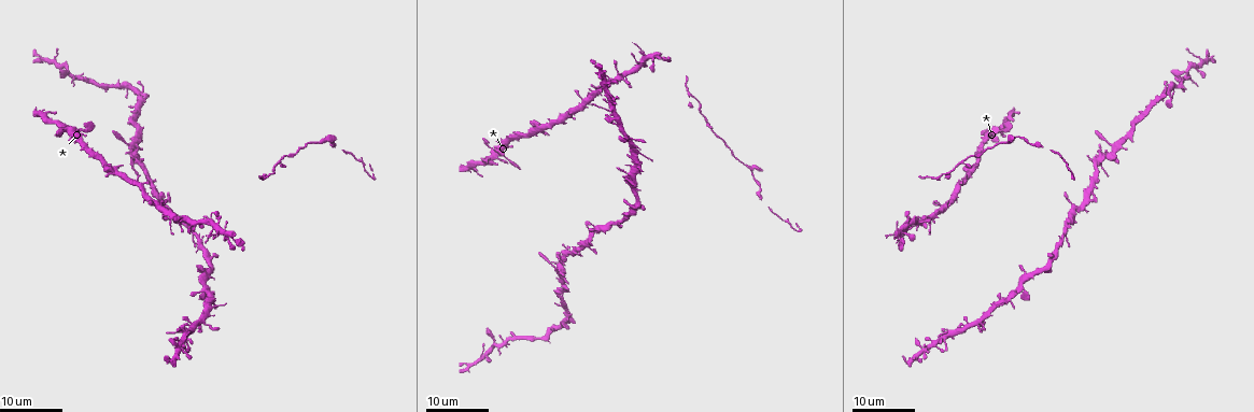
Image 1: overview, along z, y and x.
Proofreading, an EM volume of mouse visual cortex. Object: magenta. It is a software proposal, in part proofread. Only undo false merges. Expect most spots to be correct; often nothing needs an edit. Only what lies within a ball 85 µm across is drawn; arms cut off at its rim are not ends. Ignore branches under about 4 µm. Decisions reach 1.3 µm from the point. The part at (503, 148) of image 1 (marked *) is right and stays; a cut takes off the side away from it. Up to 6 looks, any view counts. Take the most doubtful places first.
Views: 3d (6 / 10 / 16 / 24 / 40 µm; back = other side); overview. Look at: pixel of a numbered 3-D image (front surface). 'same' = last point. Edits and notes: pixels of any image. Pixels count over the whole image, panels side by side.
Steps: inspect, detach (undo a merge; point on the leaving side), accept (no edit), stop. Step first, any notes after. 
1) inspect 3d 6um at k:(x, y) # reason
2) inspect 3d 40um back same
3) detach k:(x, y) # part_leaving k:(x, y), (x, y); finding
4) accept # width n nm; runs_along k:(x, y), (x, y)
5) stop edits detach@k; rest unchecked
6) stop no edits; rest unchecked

inspect 3d 16um at 1:(947, 333) # a narrow waist

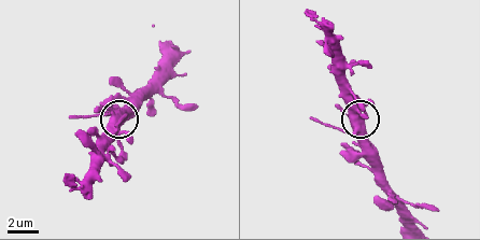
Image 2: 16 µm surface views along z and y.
inspect 3d 6um same

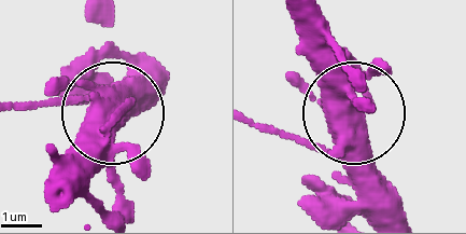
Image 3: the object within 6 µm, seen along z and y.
accept # all the same cell

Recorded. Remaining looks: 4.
inspect 3d 24um at 1:(495, 159)

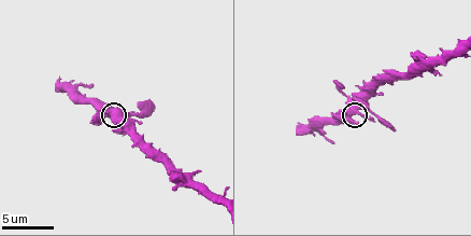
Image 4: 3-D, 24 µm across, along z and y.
inspect 3d 10um at 4:(358, 113) # zoom in

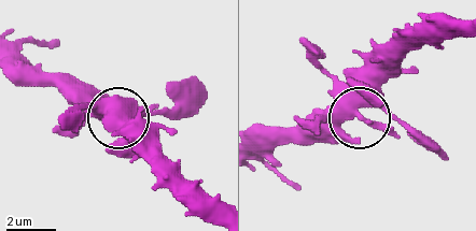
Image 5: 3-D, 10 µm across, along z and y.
accept # runs_along 5:(379, 82), (358, 115), (312, 117); continuous, no second cell

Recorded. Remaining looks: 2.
inspect 3d 16um at 1:(537, 130) # thick turns thin

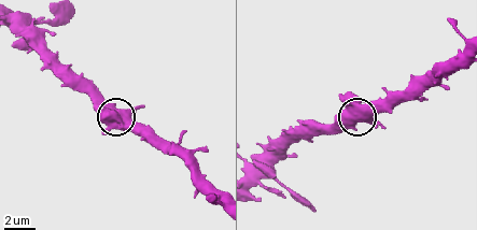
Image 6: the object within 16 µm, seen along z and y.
inspect 3d 6um at 6:(119, 110) # zoom in

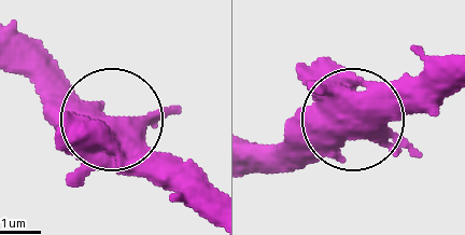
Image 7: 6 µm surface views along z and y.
accept # all the same cell

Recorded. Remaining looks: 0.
stop no edits; rest unchecked

